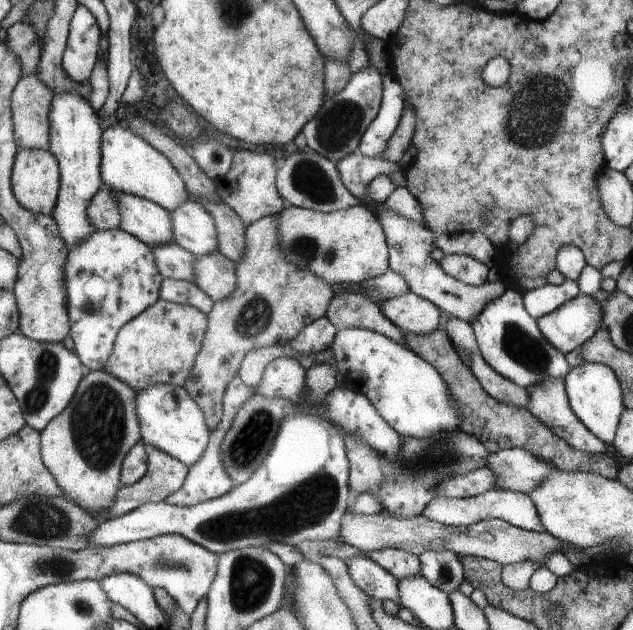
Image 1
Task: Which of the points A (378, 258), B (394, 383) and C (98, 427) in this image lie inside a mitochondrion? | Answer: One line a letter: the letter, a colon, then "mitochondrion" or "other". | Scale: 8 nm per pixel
A: other
B: other
C: mitochondrion

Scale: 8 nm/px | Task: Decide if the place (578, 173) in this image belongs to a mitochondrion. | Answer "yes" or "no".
no

